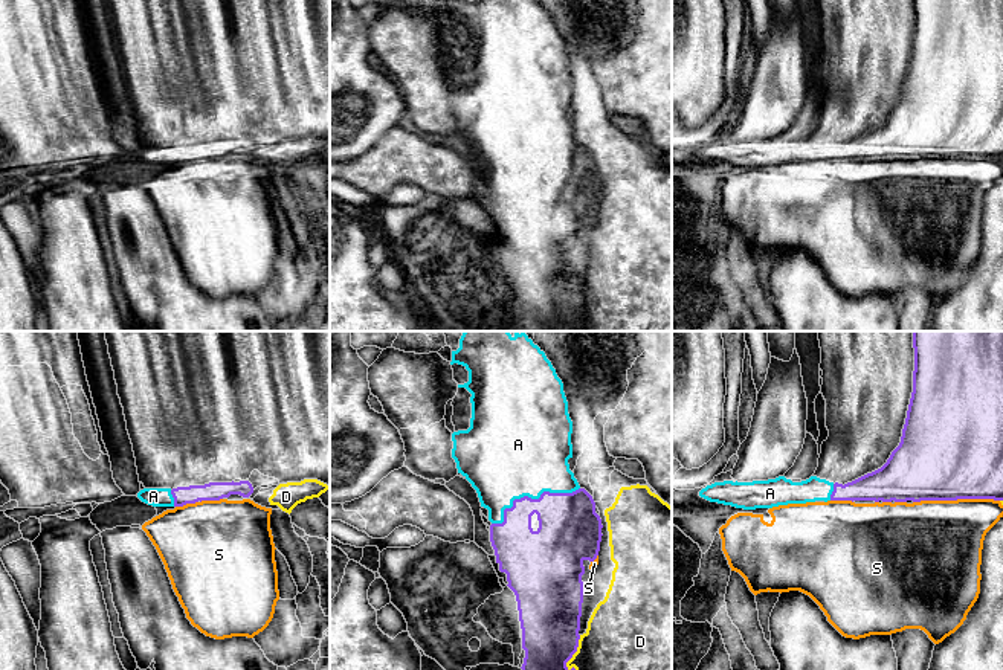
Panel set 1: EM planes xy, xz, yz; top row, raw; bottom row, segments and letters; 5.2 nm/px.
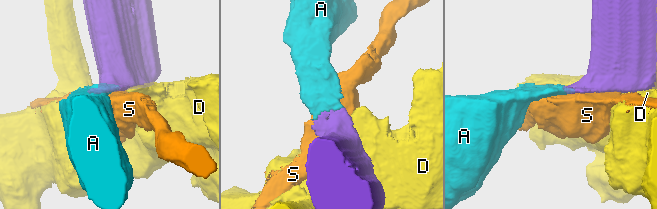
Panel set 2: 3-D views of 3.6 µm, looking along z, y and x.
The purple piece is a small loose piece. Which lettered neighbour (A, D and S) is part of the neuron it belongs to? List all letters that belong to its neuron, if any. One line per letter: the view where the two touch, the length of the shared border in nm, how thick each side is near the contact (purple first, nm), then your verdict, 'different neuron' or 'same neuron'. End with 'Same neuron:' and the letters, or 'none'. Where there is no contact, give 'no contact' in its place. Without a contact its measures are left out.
A: meets purple in xz; contact 500 nm long; 320 nm thick on the purple side, 480 nm on the other; same neuron
D: meets purple in xz; contact 200 nm long; 320 nm thick on the purple side, 360 nm on the other; different neuron
S: meets purple in yz; contact 460 nm long; 500 nm thick on the purple side, 460 nm on the other; different neuron
Same neuron: A

